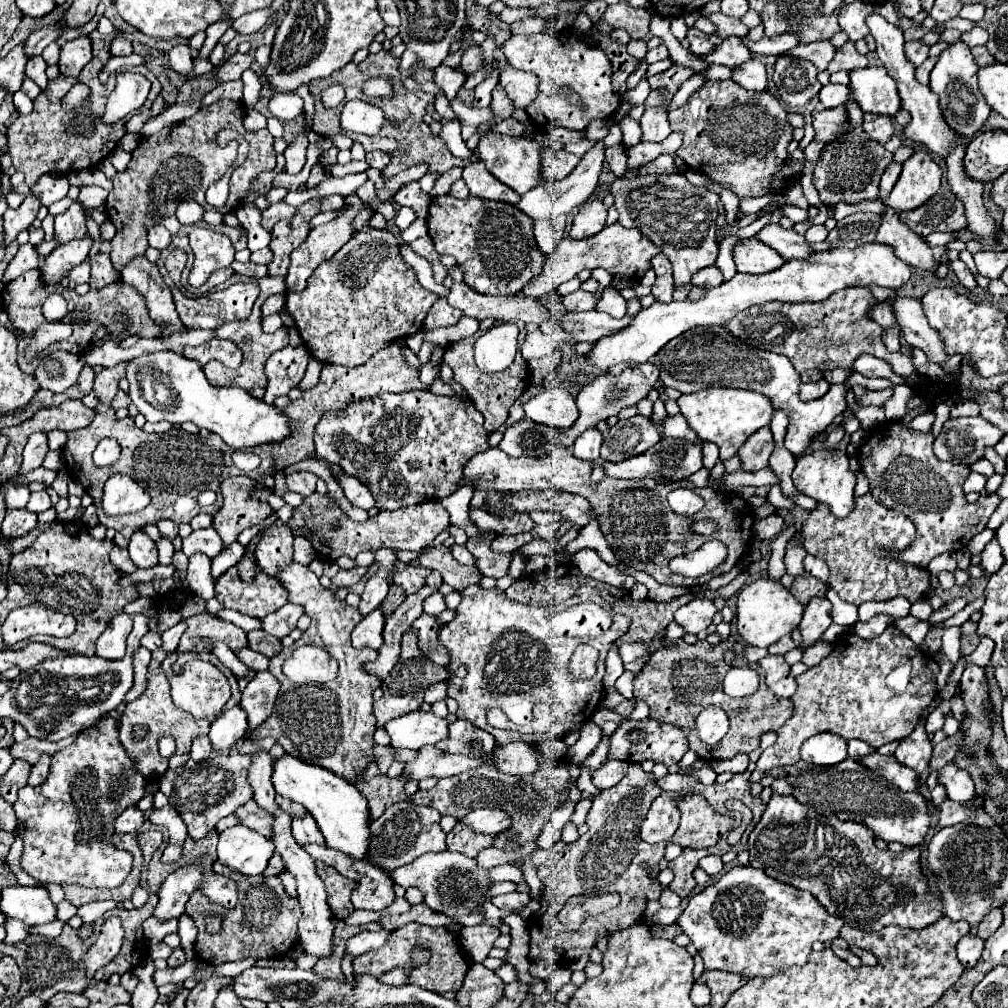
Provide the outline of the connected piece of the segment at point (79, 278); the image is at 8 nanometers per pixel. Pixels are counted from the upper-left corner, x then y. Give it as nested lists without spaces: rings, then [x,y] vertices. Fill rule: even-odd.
[[[84,260],[82,264],[78,264],[72,272],[70,272],[70,280],[74,280],[76,284],[84,284],[84,282],[88,282],[88,278],[90,278],[90,264]]]

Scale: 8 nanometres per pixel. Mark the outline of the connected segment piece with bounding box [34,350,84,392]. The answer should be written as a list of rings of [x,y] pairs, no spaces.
[[[60,350],[60,352],[54,352],[50,358],[60,362],[62,374],[60,376],[48,374],[46,362],[40,362],[40,366],[36,368],[34,376],[38,378],[42,388],[56,388],[56,392],[64,392],[78,380],[80,370],[84,368],[84,354],[68,354],[68,352]]]

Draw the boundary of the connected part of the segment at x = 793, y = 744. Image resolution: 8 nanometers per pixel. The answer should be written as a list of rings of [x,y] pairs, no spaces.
[[[896,628],[864,640],[852,632],[834,644],[834,650],[818,666],[796,678],[798,690],[792,696],[794,716],[778,730],[778,740],[766,748],[758,760],[760,770],[790,766],[800,760],[800,746],[814,734],[834,732],[846,740],[858,738],[874,748],[908,736],[924,708],[938,694],[938,664],[916,648],[916,644]]]

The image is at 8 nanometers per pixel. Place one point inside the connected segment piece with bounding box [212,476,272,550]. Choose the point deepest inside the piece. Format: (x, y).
(240, 510)

